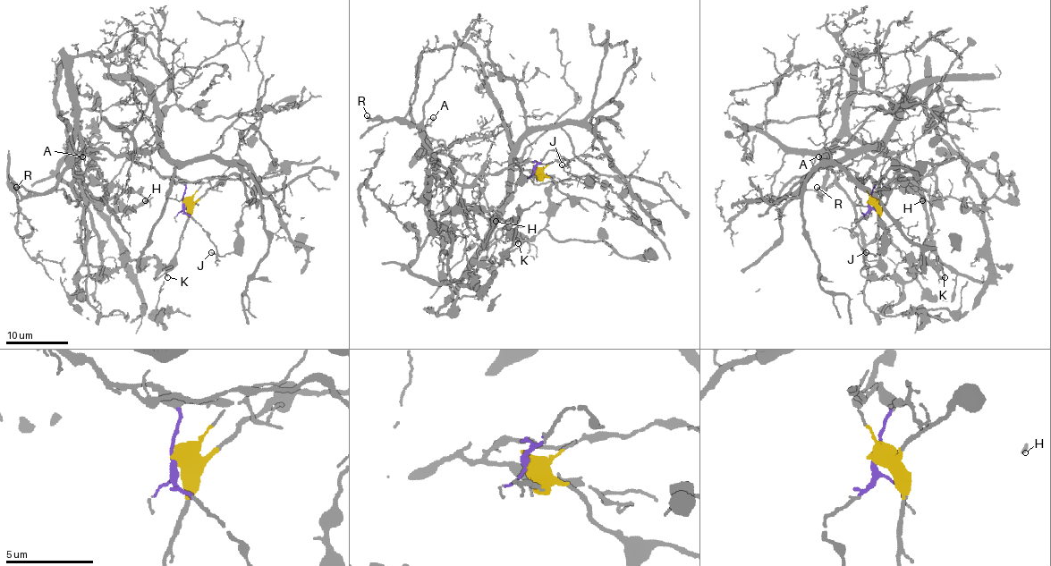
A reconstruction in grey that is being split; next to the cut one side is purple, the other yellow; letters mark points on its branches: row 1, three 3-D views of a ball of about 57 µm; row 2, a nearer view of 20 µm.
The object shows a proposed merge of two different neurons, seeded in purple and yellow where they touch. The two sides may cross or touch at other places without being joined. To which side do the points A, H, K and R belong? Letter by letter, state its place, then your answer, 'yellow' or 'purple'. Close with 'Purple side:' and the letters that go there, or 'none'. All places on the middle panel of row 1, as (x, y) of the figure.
A: at (433, 117); purple
H: at (495, 221); purple
K: at (518, 243); purple
R: at (367, 115); purple
Purple side: A, H, K, R

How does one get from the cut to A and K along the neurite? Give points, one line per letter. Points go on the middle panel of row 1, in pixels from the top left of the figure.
A: (534, 168), (535, 173), (505, 167), (455, 184), (428, 145), (424, 128), (434, 117)
K: (534, 168), (470, 184), (436, 173), (428, 197), (432, 231), (434, 218), (468, 209), (504, 220), (518, 243)

